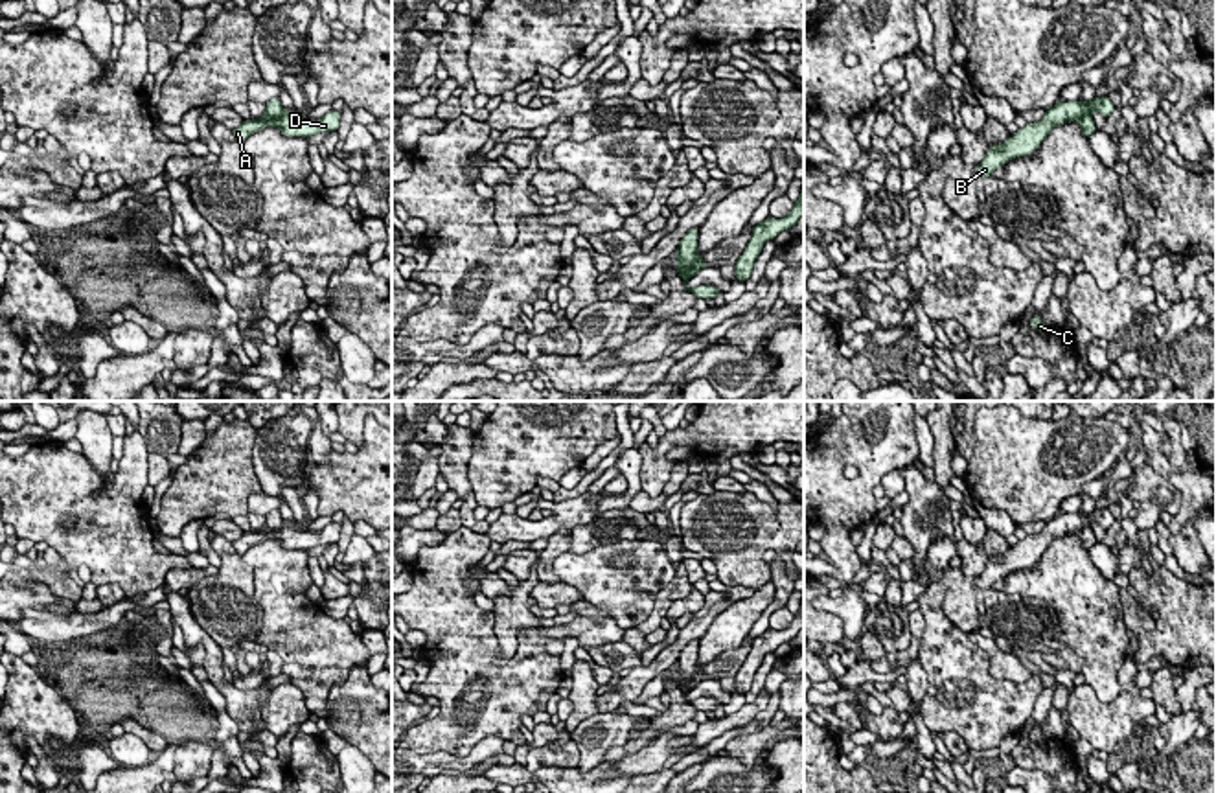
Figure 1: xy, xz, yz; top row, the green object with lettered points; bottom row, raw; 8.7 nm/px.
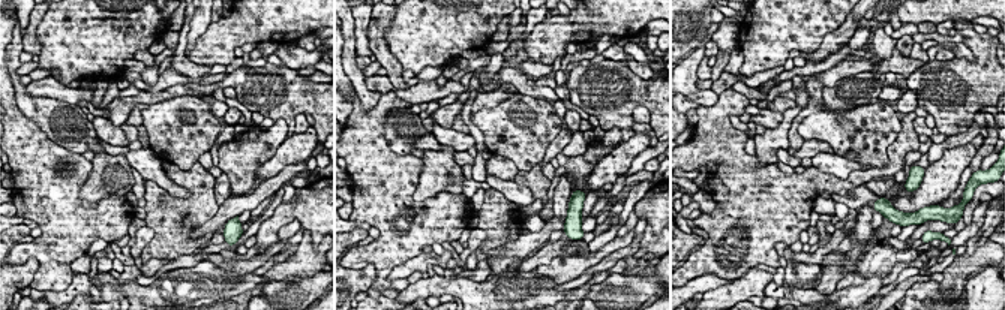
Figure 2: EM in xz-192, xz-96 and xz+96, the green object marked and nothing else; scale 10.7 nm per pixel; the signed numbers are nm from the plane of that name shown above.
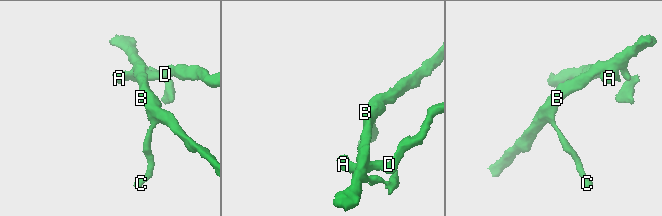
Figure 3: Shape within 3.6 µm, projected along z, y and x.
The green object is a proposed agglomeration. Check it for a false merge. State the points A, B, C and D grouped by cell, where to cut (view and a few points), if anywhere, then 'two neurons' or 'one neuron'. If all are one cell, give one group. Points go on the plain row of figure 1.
groups A D / B C; cut xz (699, 670), (687, 683), (677, 679); two neurons

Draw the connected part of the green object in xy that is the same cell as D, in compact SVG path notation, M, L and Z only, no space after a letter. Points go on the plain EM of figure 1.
M329 523L326 528L320 530L318 535L313 532L300 532L291 524L283 524L276 532L261 530L261 532L247 532L239 539L235 539L234 550L237 556L243 556L252 545L261 543L265 539L280 539L283 548L313 548L318 545L337 543L340 537L340 523Z

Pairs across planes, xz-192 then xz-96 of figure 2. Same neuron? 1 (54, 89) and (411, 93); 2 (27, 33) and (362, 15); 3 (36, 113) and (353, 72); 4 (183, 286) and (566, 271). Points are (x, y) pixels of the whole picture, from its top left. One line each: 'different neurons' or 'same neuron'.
1: same neuron
2: different neurons
3: same neuron
4: different neurons

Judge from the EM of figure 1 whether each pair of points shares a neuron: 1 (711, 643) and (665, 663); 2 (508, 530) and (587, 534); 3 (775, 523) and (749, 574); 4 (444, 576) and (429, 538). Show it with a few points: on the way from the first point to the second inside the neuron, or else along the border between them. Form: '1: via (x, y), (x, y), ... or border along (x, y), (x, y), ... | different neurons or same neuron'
1: border along (727, 608), (712, 620), (699, 641) | different neurons
2: border along (595, 517), (571, 528) | different neurons
3: via (762, 536), (749, 549), (749, 562) | same neuron
4: border along (447, 534), (436, 545), (424, 545), (414, 556) | different neurons

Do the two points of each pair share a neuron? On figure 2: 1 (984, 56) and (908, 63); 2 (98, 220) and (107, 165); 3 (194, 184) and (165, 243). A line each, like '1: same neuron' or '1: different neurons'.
1: different neurons
2: different neurons
3: same neuron

